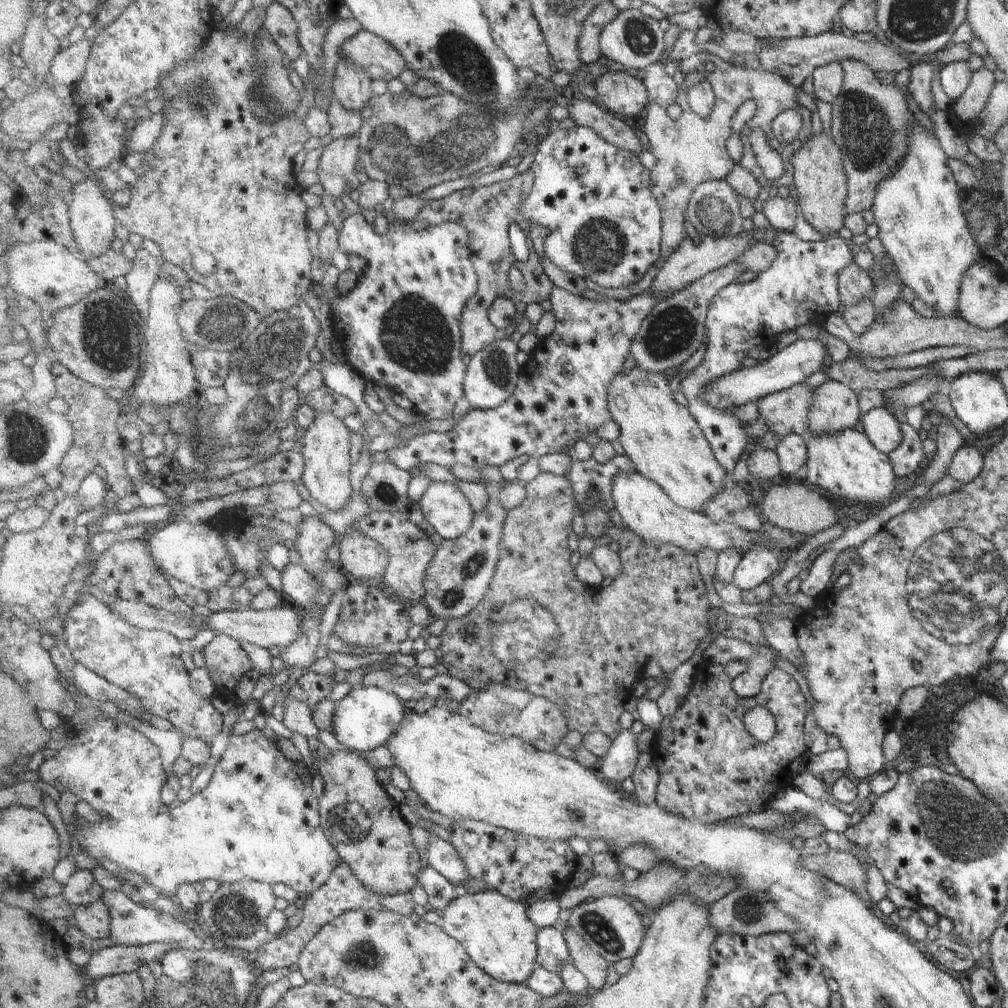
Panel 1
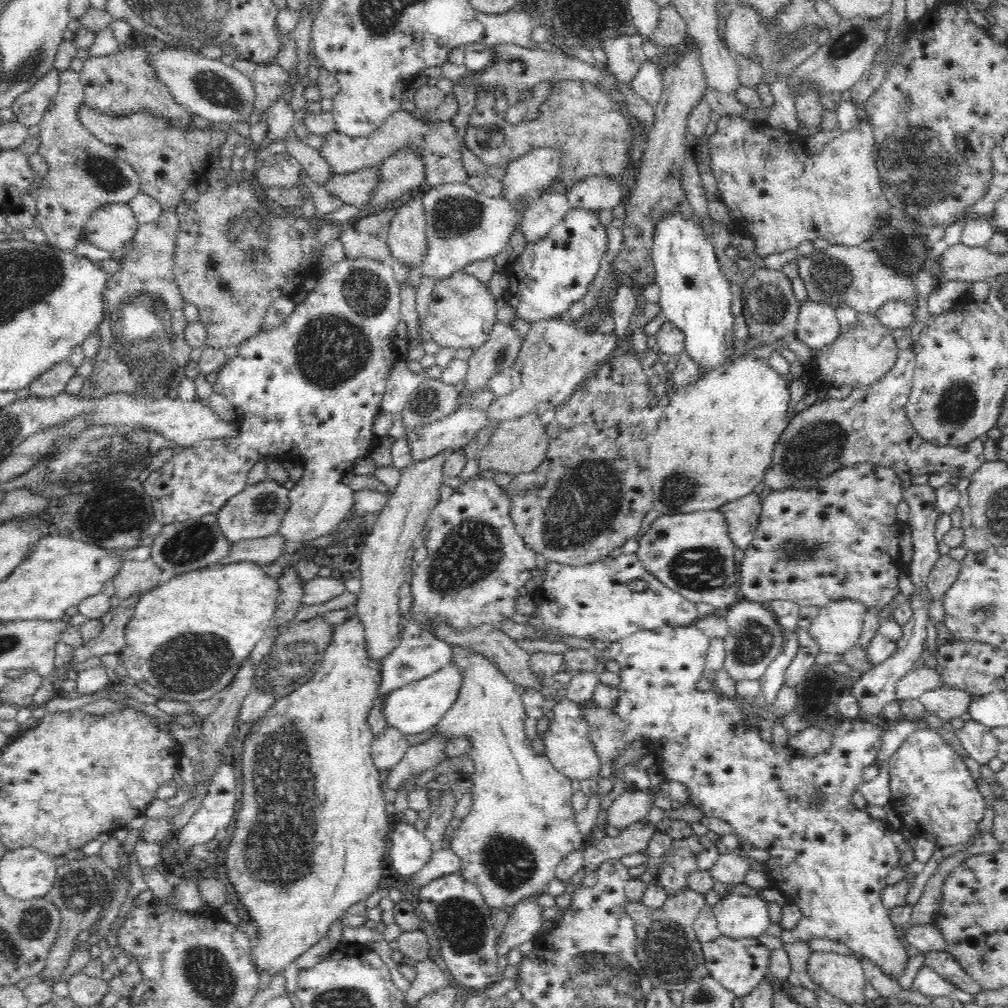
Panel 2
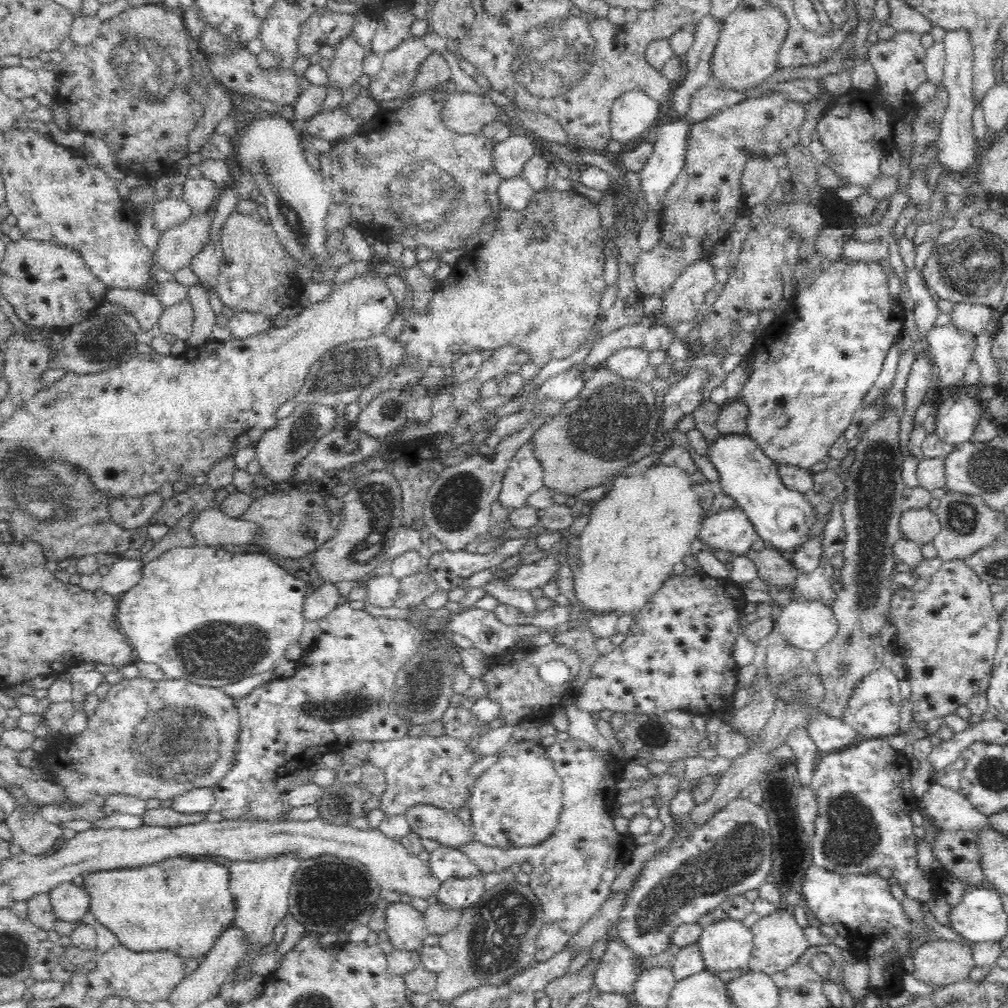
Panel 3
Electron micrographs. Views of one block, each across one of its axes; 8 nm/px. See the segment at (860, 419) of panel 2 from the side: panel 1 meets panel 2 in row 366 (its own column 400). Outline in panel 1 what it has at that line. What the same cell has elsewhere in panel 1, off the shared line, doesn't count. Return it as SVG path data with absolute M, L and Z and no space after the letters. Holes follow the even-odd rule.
M342 863L334 871L328 884L307 896L302 924L295 929L288 930L281 938L274 936L261 949L256 951L253 956L260 965L261 971L286 969L292 966L292 964L299 964L308 943L312 942L327 924L336 921L345 912L360 909L367 911L374 909L384 911L388 909L404 916L412 916L414 910L416 910L416 905L414 894L411 891L396 893L395 895L381 895L372 890L368 885L365 885L348 863Z

